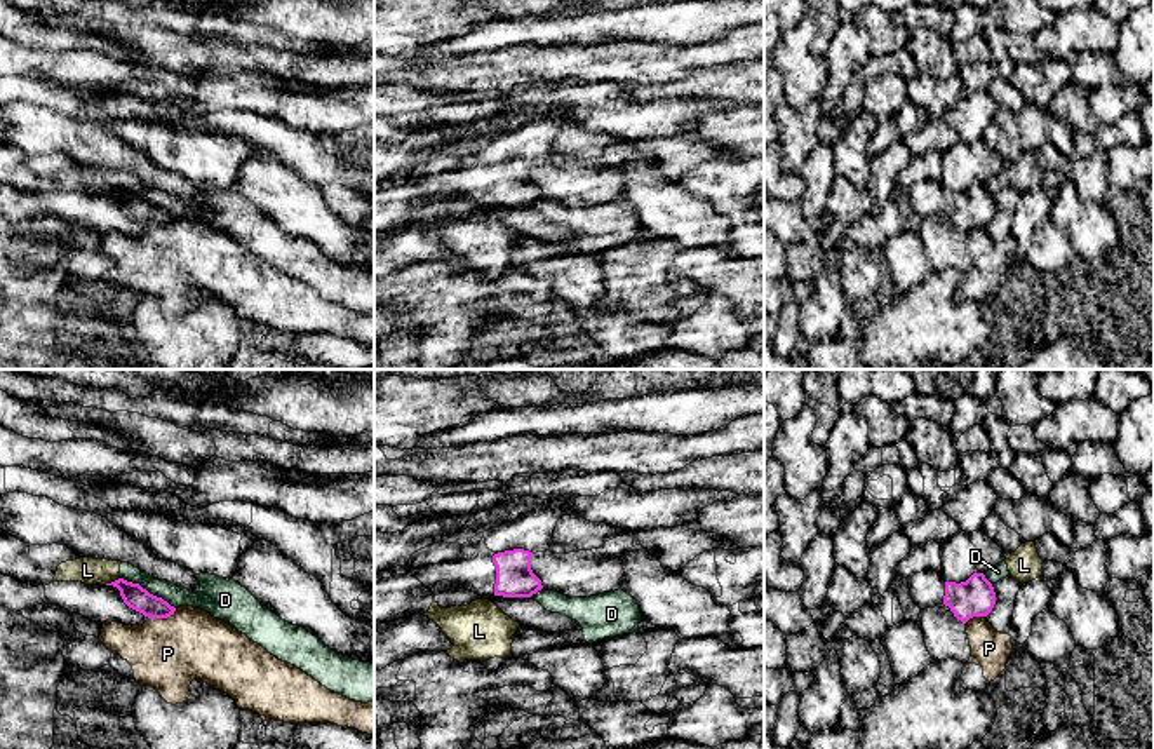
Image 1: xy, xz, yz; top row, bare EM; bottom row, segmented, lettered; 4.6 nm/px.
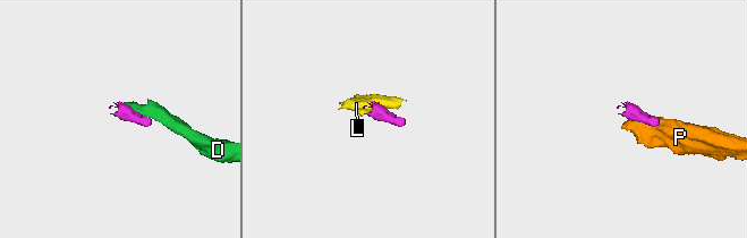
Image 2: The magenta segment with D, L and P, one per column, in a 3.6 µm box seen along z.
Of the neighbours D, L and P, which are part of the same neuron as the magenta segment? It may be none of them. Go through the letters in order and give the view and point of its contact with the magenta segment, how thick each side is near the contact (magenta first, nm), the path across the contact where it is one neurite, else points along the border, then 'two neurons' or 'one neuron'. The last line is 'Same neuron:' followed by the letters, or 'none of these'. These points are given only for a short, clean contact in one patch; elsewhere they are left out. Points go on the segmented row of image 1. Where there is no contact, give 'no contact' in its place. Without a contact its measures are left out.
D: xy (147, 591) | 110/100 nm | along xy (120, 577), (138, 582), (174, 608) | two neurons
L: xy (112, 582) | 110/130 nm | along xy (119, 577), (105, 584) | two neurons
P: xy (162, 617) | 110/340 nm | along xy (176, 608), (166, 617), (148, 619) | two neurons
Same neuron: none of these

